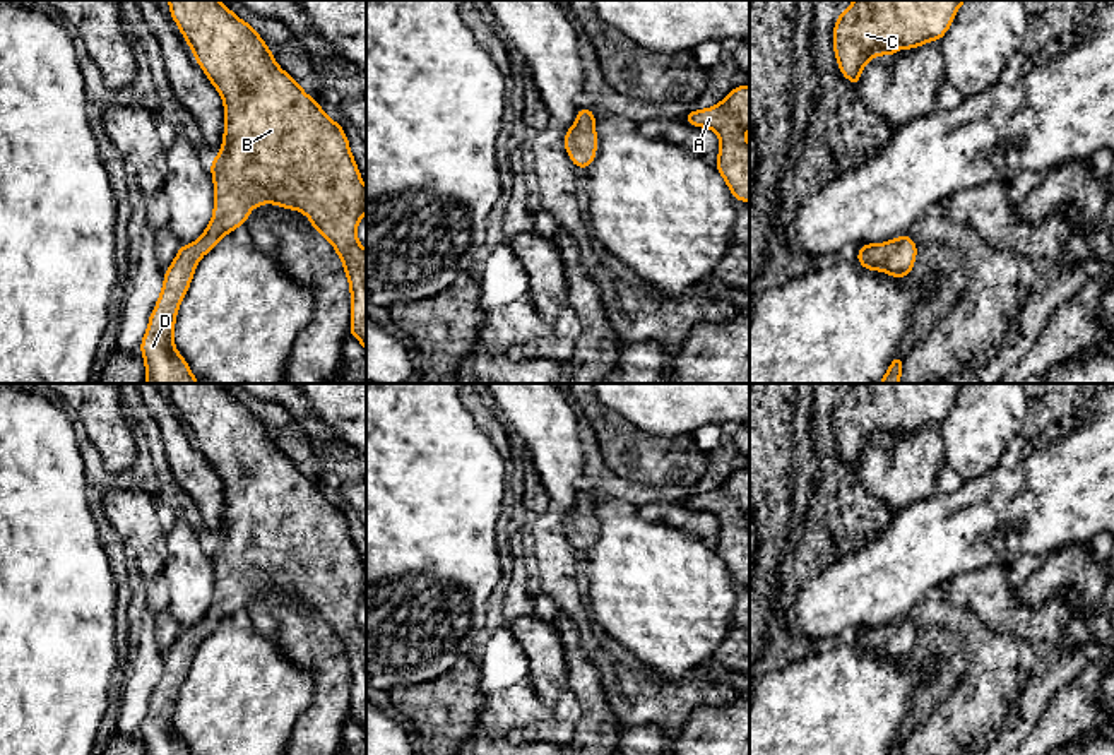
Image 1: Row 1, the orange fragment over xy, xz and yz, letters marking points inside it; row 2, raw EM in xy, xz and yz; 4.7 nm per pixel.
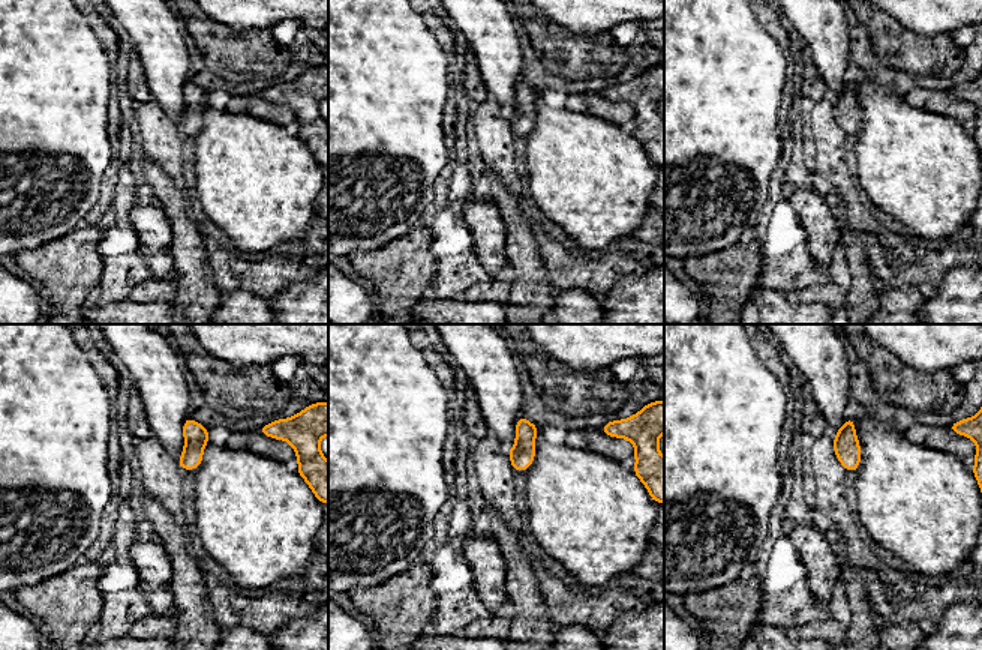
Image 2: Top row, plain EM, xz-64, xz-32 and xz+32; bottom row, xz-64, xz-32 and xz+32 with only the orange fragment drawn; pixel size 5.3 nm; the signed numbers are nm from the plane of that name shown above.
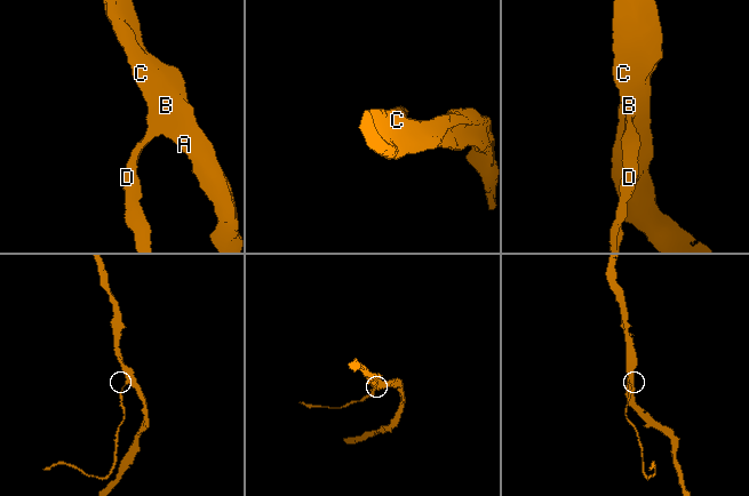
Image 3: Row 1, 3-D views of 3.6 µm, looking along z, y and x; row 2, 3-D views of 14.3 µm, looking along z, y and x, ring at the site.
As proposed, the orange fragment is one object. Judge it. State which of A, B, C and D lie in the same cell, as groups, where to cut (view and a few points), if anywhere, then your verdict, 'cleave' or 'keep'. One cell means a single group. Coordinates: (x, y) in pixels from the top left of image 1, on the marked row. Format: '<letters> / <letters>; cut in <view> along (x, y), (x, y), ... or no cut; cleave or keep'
A B C D; no cut; keep

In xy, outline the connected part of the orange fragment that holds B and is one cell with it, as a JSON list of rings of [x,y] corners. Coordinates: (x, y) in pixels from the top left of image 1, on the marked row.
[[[168,0],[169,12],[224,103],[224,137],[210,163],[214,180],[214,212],[207,229],[192,243],[181,245],[164,272],[163,291],[149,317],[140,342],[145,383],[199,383],[185,358],[176,351],[173,330],[195,267],[217,241],[243,226],[253,207],[267,202],[301,211],[344,264],[351,289],[351,327],[366,353],[366,250],[356,229],[366,214],[366,185],[351,154],[342,127],[330,120],[318,101],[286,74],[265,41],[243,19],[219,0]]]

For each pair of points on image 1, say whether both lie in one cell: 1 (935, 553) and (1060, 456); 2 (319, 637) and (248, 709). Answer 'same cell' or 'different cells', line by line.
1: same cell
2: different cells

